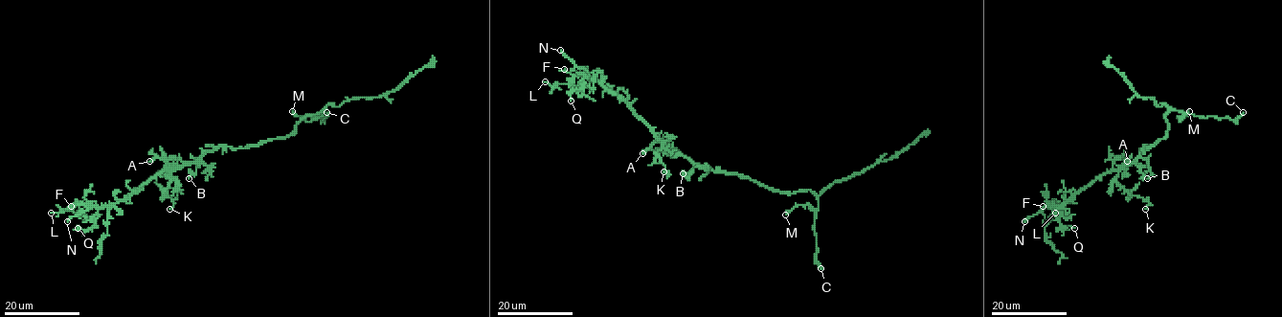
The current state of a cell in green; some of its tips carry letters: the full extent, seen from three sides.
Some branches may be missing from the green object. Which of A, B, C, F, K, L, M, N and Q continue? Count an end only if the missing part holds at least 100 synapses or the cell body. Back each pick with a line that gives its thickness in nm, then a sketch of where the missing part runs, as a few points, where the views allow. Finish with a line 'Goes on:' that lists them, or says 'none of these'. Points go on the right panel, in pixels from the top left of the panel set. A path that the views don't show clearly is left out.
N: 200 nm | (1024, 221), (1018, 229), (994, 242), (1000, 255), (1018, 265), (1031, 265)
Goes on: N

